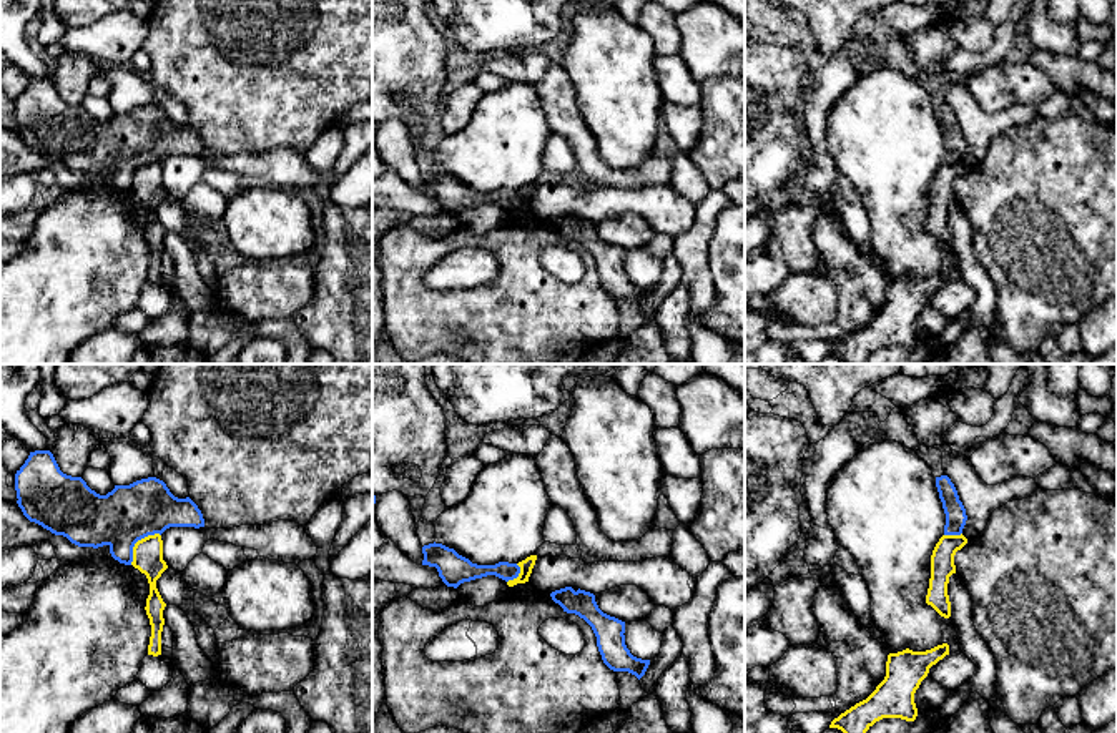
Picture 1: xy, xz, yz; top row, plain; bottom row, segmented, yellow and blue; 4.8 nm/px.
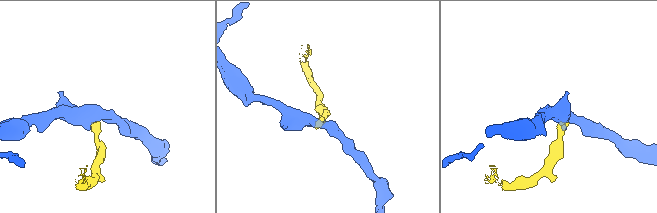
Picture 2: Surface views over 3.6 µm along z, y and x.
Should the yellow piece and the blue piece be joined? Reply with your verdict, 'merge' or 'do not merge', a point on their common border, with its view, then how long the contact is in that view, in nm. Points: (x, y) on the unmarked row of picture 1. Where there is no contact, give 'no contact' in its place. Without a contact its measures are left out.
do not merge; contact xy (137, 170); length 220 nm

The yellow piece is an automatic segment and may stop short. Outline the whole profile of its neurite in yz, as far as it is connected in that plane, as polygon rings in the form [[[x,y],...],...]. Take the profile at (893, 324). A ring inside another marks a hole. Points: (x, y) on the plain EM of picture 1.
[[[947,271],[926,279],[906,276],[889,281],[884,307],[866,327],[834,346],[829,356],[838,356],[846,364],[866,364],[866,359],[883,346],[914,349],[918,344],[914,321],[928,304],[929,296],[946,283],[949,283]]]

